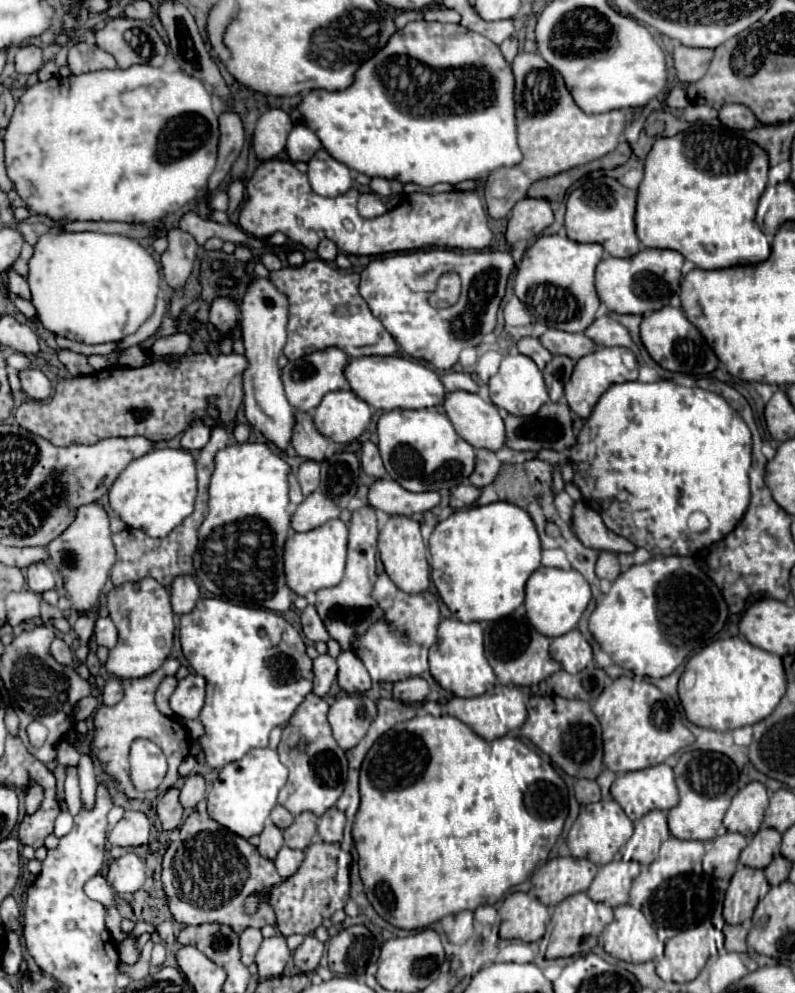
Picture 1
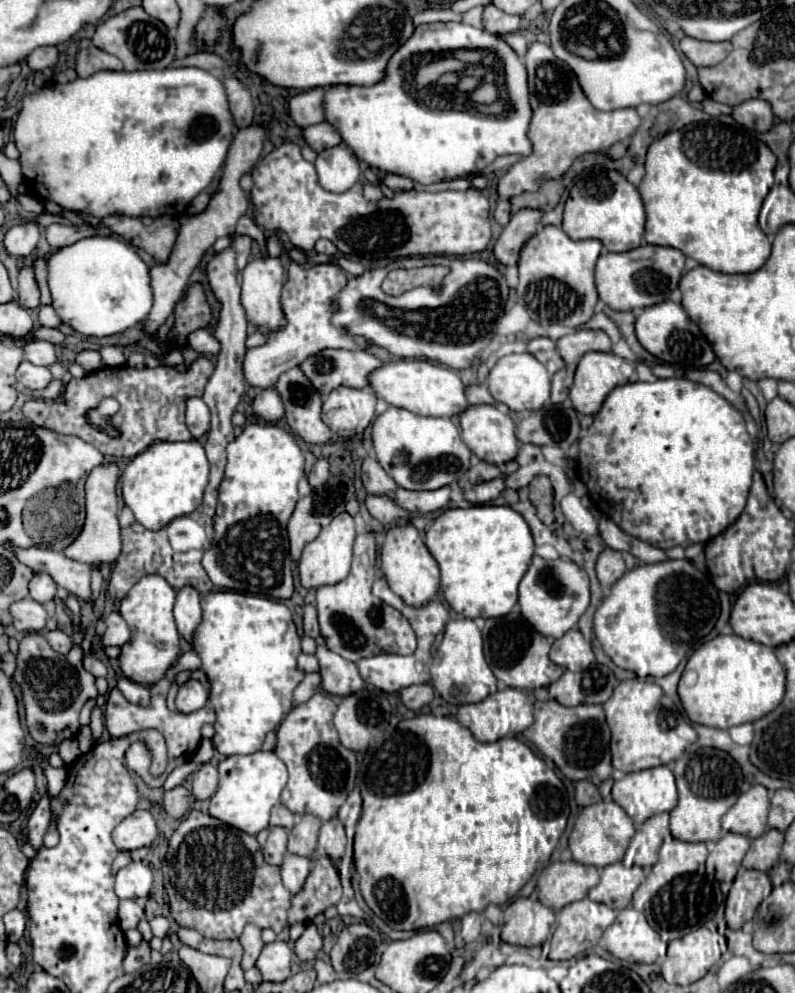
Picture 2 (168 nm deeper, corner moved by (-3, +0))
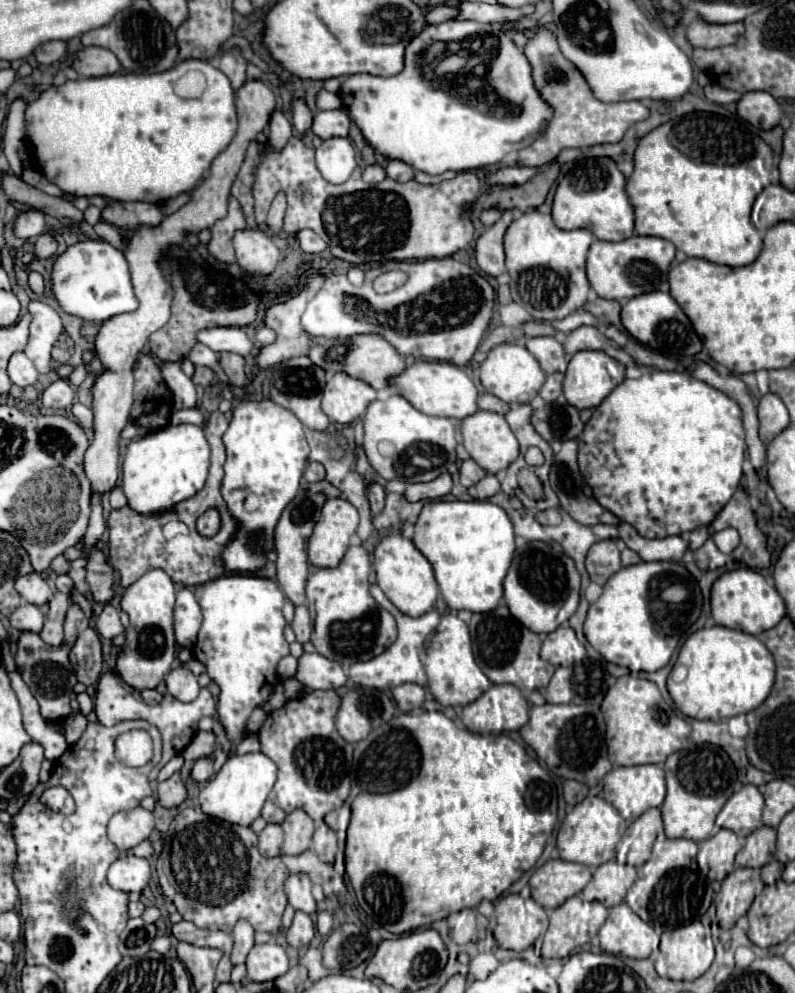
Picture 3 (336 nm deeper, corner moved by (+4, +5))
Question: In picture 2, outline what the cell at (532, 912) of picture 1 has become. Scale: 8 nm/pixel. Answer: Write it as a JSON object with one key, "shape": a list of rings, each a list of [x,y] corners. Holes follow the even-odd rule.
{"shape":[[[518,898],[504,908],[502,940],[514,946],[540,946],[554,924],[554,912],[530,898]]]}

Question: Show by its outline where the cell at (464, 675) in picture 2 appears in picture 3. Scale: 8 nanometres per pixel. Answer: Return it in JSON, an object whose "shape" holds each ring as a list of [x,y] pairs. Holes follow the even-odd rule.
{"shape":[[[447,613],[447,615],[441,617],[441,623],[439,623],[439,627],[437,627],[427,651],[425,651],[425,661],[423,663],[425,663],[431,693],[445,707],[447,705],[451,705],[451,707],[469,705],[485,689],[491,687],[491,681],[485,677],[485,673],[481,673],[479,665],[475,663],[473,649],[471,649],[469,627],[455,613]]]}

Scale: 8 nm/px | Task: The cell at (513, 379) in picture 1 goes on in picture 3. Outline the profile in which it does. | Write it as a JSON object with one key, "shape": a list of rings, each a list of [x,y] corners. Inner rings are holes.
{"shape":[[[503,343],[491,349],[479,367],[479,377],[485,391],[503,399],[505,403],[529,403],[533,397],[537,397],[541,385],[545,383],[545,371],[541,369],[539,361],[517,343]]]}

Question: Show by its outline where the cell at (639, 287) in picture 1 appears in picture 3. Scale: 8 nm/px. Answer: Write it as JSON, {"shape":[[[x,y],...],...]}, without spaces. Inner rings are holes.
{"shape":[[[633,235],[619,243],[593,241],[587,253],[587,279],[595,293],[603,299],[633,299],[641,293],[657,291],[661,281],[667,279],[669,267],[675,259],[675,245],[661,237]]]}

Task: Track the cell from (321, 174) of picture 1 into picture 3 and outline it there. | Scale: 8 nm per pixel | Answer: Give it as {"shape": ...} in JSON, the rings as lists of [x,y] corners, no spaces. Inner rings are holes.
{"shape":[[[333,137],[321,143],[315,151],[315,161],[319,173],[329,183],[343,183],[349,179],[351,171],[357,165],[355,147],[347,137]]]}

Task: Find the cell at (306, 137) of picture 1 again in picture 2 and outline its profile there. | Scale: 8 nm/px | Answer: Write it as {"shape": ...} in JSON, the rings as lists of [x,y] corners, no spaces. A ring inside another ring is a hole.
{"shape":[[[322,122],[322,124],[314,124],[314,126],[308,126],[304,130],[304,138],[306,142],[316,150],[326,150],[326,148],[332,148],[332,146],[338,146],[342,142],[338,130],[328,124],[328,122]]]}

